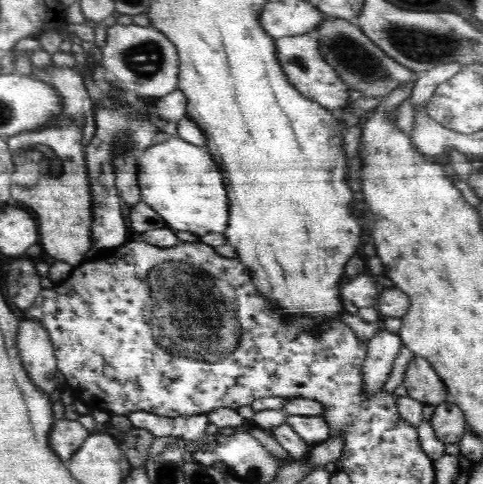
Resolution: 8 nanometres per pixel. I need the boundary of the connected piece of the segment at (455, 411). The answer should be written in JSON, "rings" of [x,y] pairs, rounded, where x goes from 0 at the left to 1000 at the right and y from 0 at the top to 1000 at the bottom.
{"rings":[[[919,835],[919,839],[911,839],[911,847],[903,839],[890,870],[901,903],[911,913],[948,917],[961,905],[965,872],[961,872],[961,855],[952,855],[948,839]]]}

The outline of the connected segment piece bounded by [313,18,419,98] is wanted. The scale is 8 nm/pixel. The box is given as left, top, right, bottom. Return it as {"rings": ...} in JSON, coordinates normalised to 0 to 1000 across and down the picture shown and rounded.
{"rings":[[[706,37],[667,41],[648,64],[654,81],[663,81],[658,97],[667,110],[667,122],[692,138],[704,167],[720,176],[720,186],[743,186],[754,200],[803,200],[830,174],[853,171],[857,178],[865,151],[832,136],[826,128],[807,120],[791,101],[772,91],[756,70],[737,56],[729,43],[712,43]]]}

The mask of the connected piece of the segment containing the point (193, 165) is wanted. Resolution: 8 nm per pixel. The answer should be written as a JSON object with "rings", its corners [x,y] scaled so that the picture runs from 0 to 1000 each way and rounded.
{"rings":[[[375,283],[346,285],[290,318],[286,374],[292,411],[311,421],[356,475],[383,475],[410,490],[460,483],[472,467],[472,407],[464,368],[427,306],[402,302]]]}

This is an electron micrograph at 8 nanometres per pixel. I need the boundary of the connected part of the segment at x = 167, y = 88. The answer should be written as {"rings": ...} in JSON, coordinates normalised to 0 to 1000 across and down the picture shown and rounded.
{"rings":[[[238,50],[222,56],[219,91],[209,99],[213,116],[213,147],[244,171],[244,178],[261,188],[273,186],[288,198],[333,200],[360,190],[366,184],[366,153],[371,149],[371,118],[362,95],[342,70],[325,66],[313,50],[290,54],[280,50]]]}

